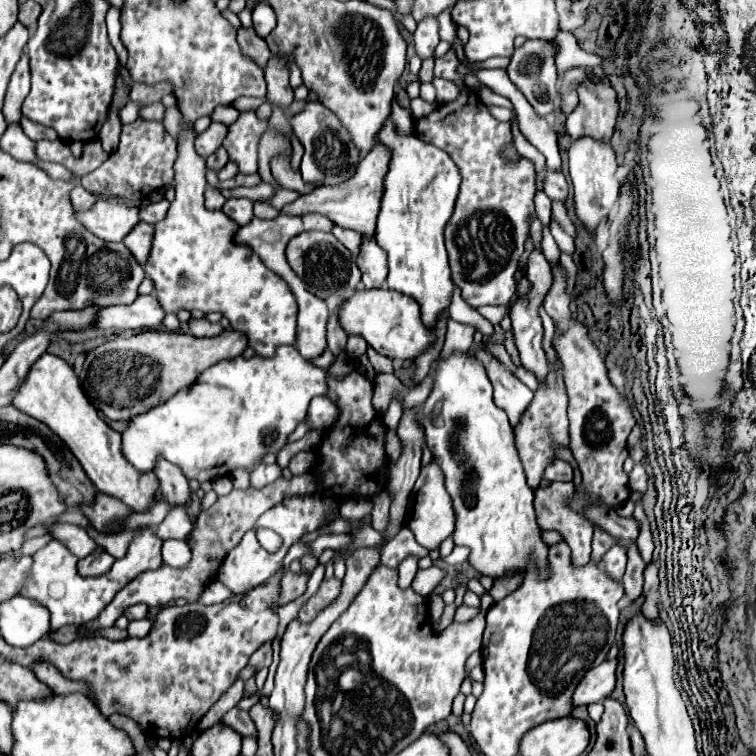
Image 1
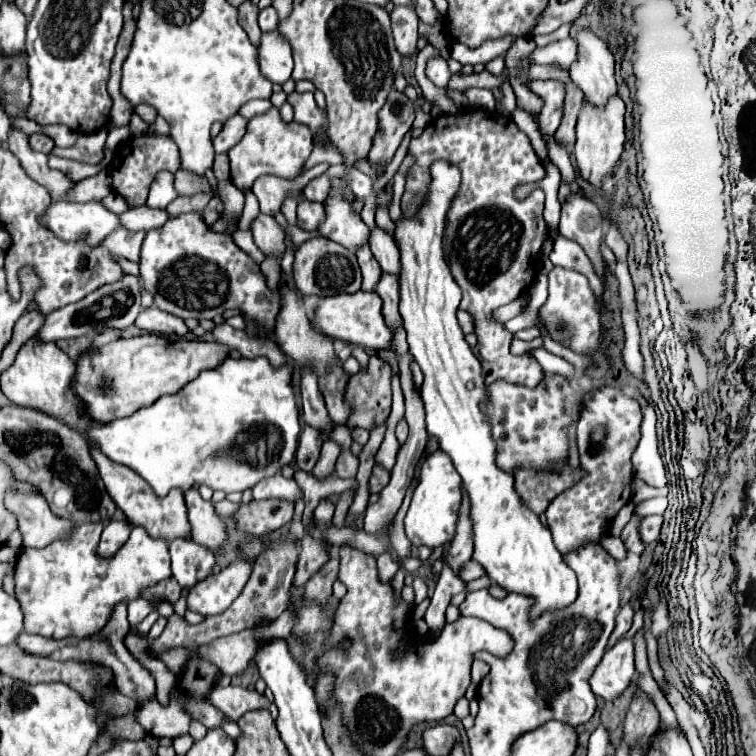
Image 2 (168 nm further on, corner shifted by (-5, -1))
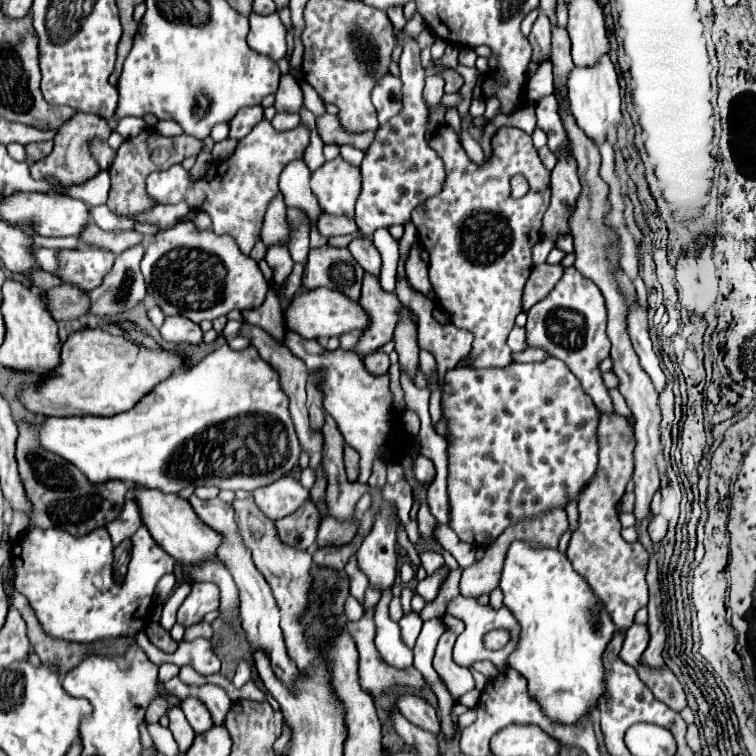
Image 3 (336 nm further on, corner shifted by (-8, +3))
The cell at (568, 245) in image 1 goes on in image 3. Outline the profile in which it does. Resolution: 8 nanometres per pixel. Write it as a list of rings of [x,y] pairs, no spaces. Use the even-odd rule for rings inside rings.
[[[574,266],[566,268],[562,280],[554,286],[554,290],[528,310],[526,342],[530,348],[542,348],[550,356],[566,362],[566,366],[580,380],[584,392],[594,400],[594,406],[604,414],[614,414],[612,398],[602,382],[600,372],[600,362],[610,356],[610,340],[606,336],[604,296],[600,288],[592,280],[580,276],[580,272],[576,272]],[[556,308],[566,308],[572,312],[552,312]]]

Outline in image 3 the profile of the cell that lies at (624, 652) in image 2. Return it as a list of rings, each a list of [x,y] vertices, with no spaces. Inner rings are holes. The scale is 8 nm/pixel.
[[[632,624],[632,628],[628,628],[626,632],[626,640],[622,646],[620,656],[624,658],[624,662],[636,666],[636,660],[642,658],[642,652],[646,650],[650,642],[650,632],[646,624]]]

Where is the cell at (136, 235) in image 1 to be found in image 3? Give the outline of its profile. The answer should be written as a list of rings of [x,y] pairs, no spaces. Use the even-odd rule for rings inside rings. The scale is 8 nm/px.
[[[88,222],[84,226],[84,230],[78,234],[78,238],[84,244],[104,248],[104,250],[110,250],[114,254],[120,254],[126,248],[130,248],[132,244],[142,242],[142,234],[138,234],[134,230],[102,230],[94,222]]]

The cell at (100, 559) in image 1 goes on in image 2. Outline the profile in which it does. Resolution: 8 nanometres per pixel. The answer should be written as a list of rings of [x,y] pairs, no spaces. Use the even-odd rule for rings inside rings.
[[[111,520],[103,528],[103,534],[101,534],[101,540],[97,546],[97,556],[103,560],[109,560],[111,556],[115,556],[115,552],[129,538],[129,532],[131,532],[131,524],[127,524],[125,520]]]

